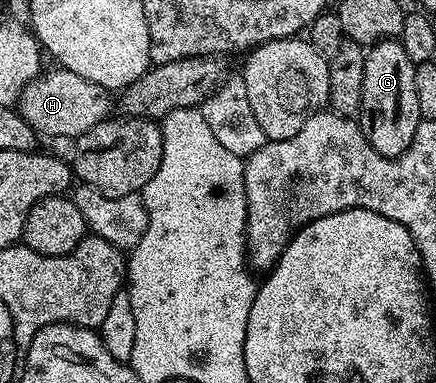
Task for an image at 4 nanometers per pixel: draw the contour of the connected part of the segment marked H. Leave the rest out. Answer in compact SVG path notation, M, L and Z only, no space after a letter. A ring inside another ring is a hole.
M54 69L48 74L47 71L40 72L29 84L25 84L17 101L20 116L35 129L36 135L74 140L89 132L89 128L112 117L112 91L101 88L101 84L93 84L93 80L85 80L85 76L77 76L77 72Z

